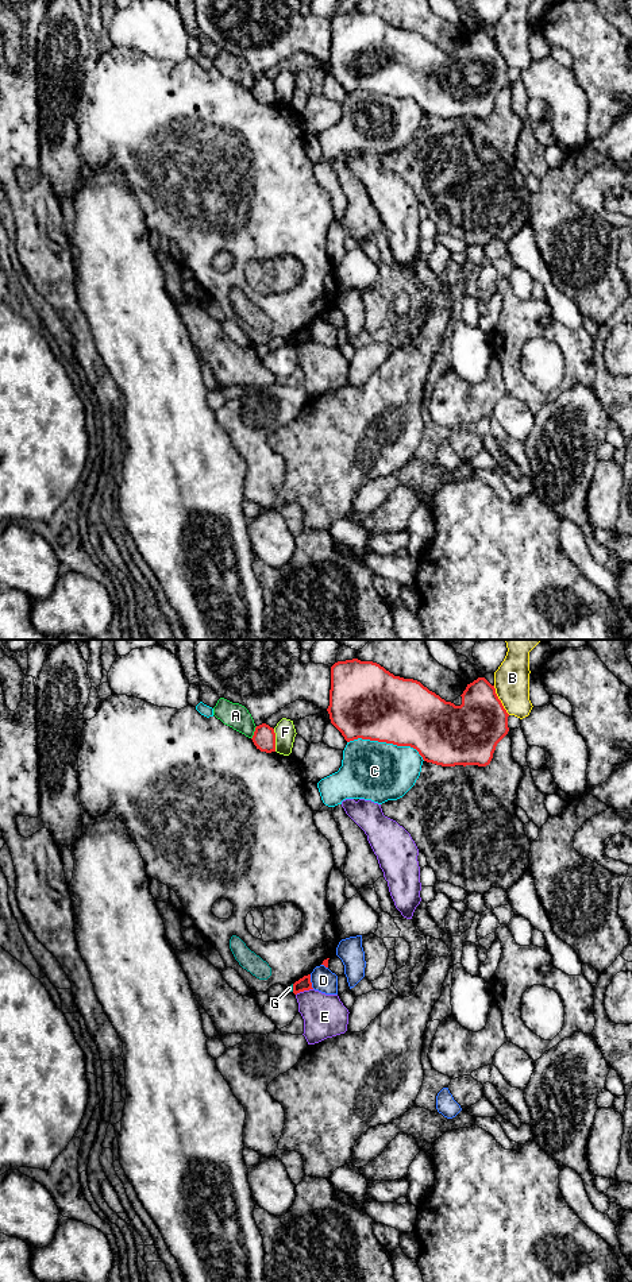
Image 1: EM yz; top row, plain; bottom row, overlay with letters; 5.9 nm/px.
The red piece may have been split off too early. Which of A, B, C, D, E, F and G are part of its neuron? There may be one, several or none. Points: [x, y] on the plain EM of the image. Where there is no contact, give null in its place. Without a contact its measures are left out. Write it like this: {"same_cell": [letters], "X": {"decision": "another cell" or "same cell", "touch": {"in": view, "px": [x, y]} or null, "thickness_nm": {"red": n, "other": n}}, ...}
{"same_cell": [], "A": {"decision": "another cell", "touch": {"in": "yz", "px": [254, 85]}, "thickness_nm": {"red": 140, "other": 150}}, "B": {"decision": "another cell", "touch": {"in": "yz", "px": [500, 53]}, "thickness_nm": {"red": 340, "other": 200}}, "C": {"decision": "another cell", "touch": {"in": "yz", "px": [386, 95]}, "thickness_nm": {"red": 440, "other": 360}}, "D": {"decision": "another cell", "touch": {"in": "yz", "px": [309, 333]}, "thickness_nm": {"red": 80, "other": 140}}, "E": {"decision": "another cell", "touch": {"in": "yz", "px": [304, 342]}, "thickness_nm": {"red": 80, "other": 260}}, "F": {"decision": "another cell", "touch": {"in": "yz", "px": [274, 92]}, "thickness_nm": {"red": 140, "other": 120}}, "G": {"decision": "another cell", "touch": {"in": "yz", "px": [293, 340]}, "thickness_nm": {"red": 80, "other": 30}}}

